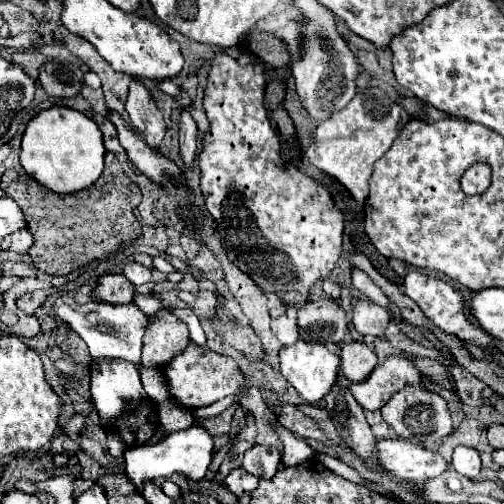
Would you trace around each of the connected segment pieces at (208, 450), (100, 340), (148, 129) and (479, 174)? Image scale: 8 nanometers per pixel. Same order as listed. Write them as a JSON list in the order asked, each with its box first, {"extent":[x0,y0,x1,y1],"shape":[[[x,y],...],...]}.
[{"extent":[123,426,213,494],"shape":[[[191,426],[187,430],[173,432],[167,440],[155,444],[155,446],[145,446],[145,448],[127,448],[123,458],[125,458],[125,476],[129,482],[135,484],[137,492],[141,494],[141,486],[145,482],[151,482],[159,476],[171,476],[173,472],[183,472],[191,482],[199,482],[205,478],[207,468],[211,464],[213,456],[213,438],[203,426]]]},{"extent":[55,296,149,366],"shape":[[[71,296],[57,298],[55,316],[67,322],[89,346],[93,358],[123,358],[133,362],[135,366],[141,364],[141,346],[143,334],[149,324],[149,318],[131,302],[131,304],[107,304],[107,302],[91,302],[91,304],[77,304]]]},{"extent":[127,78,165,148],"shape":[[[131,78],[129,84],[129,98],[127,98],[127,112],[131,124],[137,132],[145,138],[151,148],[157,148],[165,136],[165,120],[161,110],[157,108],[151,92],[139,82],[139,78]]]},{"extent":[461,162,491,194],"shape":[[[477,162],[473,164],[461,178],[461,188],[465,194],[481,194],[491,184],[491,168],[489,164]]]}]

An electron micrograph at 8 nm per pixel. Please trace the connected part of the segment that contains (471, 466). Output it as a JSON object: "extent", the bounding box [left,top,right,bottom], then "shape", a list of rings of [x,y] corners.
{"extent":[451,446,481,480],"shape":[[[457,446],[453,452],[453,462],[451,466],[465,478],[475,480],[479,470],[481,470],[481,458],[479,452],[475,448],[469,446]]]}

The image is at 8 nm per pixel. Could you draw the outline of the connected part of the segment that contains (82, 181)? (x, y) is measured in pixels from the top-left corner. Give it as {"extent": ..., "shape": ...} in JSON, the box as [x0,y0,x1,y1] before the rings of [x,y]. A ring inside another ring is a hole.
{"extent":[21,106,105,194],"shape":[[[51,106],[29,120],[23,144],[21,144],[21,164],[25,172],[35,178],[45,188],[71,194],[95,184],[103,172],[105,146],[97,124],[83,112],[67,106]]]}

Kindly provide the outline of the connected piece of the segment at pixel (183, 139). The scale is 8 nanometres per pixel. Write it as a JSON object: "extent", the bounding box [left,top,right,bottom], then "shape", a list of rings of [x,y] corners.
{"extent":[179,110,197,166],"shape":[[[183,110],[179,116],[179,144],[181,144],[183,162],[191,166],[197,150],[197,124],[187,110]]]}

